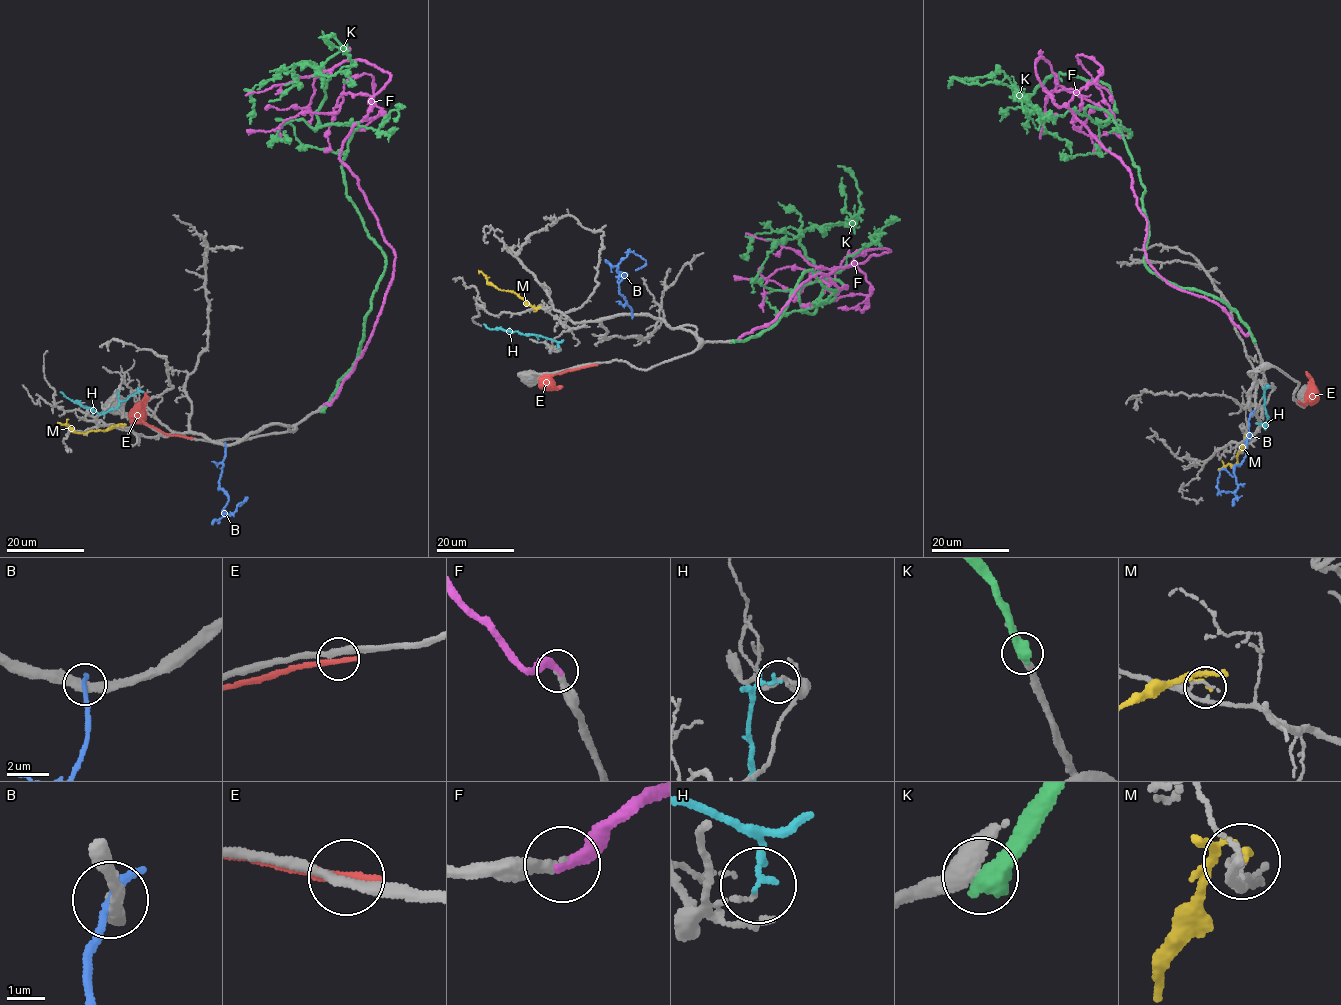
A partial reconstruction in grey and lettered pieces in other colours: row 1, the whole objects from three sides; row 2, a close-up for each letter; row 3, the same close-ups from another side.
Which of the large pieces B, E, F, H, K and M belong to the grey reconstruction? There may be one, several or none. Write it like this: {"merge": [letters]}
{"merge": ["F"]}

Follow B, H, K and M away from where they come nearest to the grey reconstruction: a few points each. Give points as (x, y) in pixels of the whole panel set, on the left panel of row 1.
B: (225, 445), (219, 487), (228, 497), (223, 515), (233, 513), (238, 504), (247, 497), (239, 506)
H: (138, 391), (101, 414), (83, 408), (60, 392)
K: (321, 410), (385, 256), (347, 195), (358, 126), (316, 130), (329, 78), (293, 64), (350, 65), (318, 37)
M: (121, 427), (121, 424), (105, 430), (78, 433), (69, 425), (58, 423)

